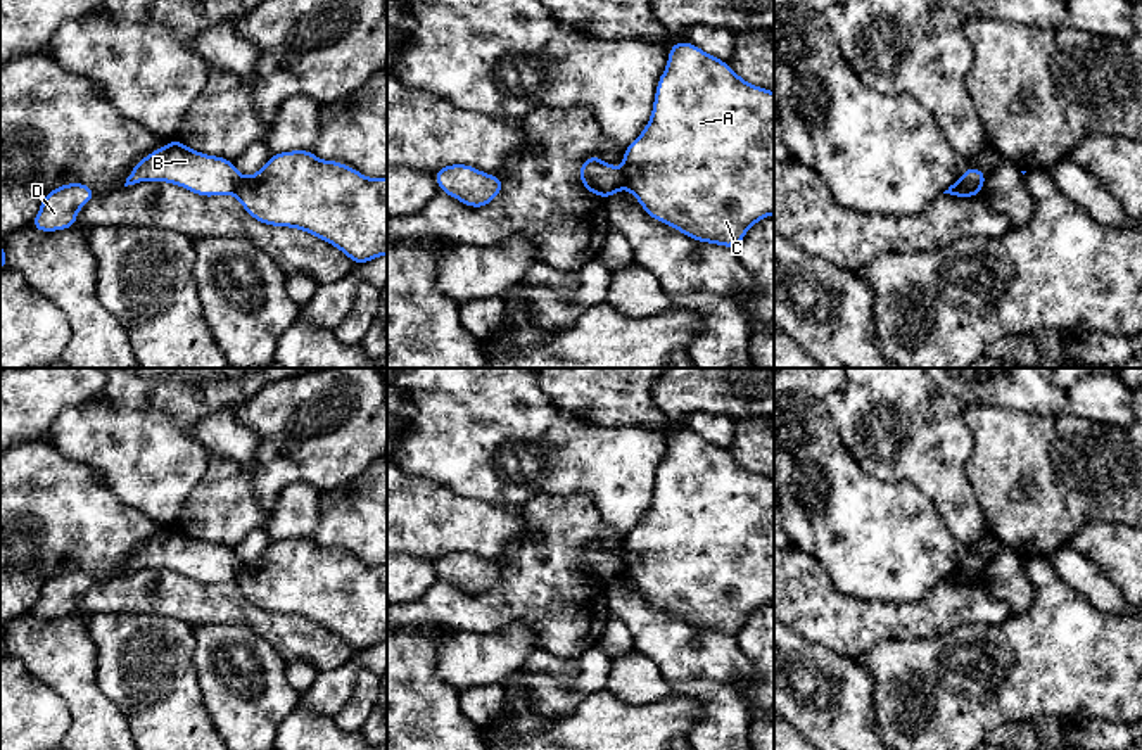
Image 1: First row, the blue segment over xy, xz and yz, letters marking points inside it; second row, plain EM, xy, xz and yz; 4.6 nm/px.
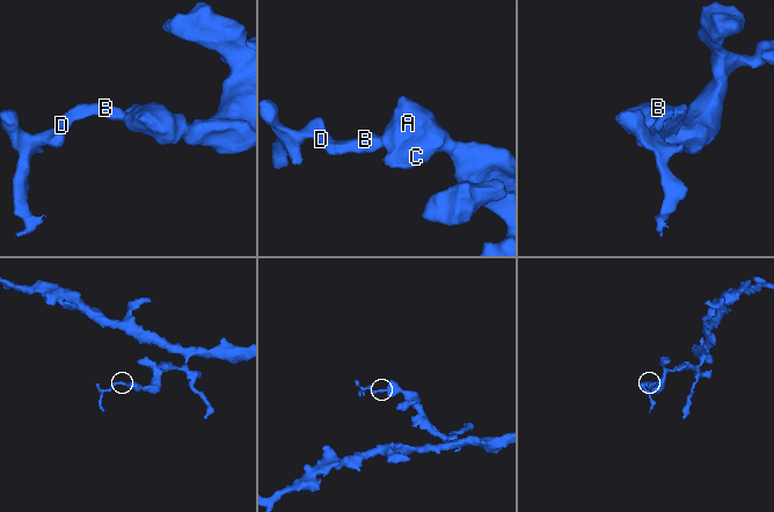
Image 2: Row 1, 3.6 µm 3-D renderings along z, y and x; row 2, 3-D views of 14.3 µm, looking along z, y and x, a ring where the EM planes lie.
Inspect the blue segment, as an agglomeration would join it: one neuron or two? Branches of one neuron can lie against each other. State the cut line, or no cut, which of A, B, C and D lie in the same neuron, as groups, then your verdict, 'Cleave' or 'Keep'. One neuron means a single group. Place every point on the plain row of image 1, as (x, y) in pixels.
Split along yz (959, 567), (978, 581). Groups: A C / B D. Cleave

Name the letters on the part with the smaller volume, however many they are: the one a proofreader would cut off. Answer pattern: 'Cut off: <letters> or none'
Cut off: B, D

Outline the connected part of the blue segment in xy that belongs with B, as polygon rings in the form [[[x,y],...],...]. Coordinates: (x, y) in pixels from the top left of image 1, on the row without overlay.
[[[173,527],[145,543],[126,565],[124,574],[140,569],[168,569],[202,584],[233,582],[240,560],[230,546],[195,539]]]

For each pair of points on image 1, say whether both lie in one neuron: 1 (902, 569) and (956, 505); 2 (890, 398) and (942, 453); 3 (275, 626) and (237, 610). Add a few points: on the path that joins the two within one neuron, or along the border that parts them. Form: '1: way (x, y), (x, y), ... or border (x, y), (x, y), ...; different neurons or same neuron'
1: border (918, 489), (952, 534), (966, 543), (980, 540); different neurons
2: way (899, 410), (928, 439); same neuron
3: way (266, 624), (246, 614); same neuron

